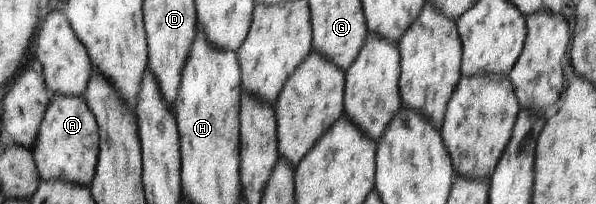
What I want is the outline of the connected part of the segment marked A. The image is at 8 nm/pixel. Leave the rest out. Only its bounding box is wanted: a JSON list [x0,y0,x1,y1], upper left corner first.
[33,96,100,188]

